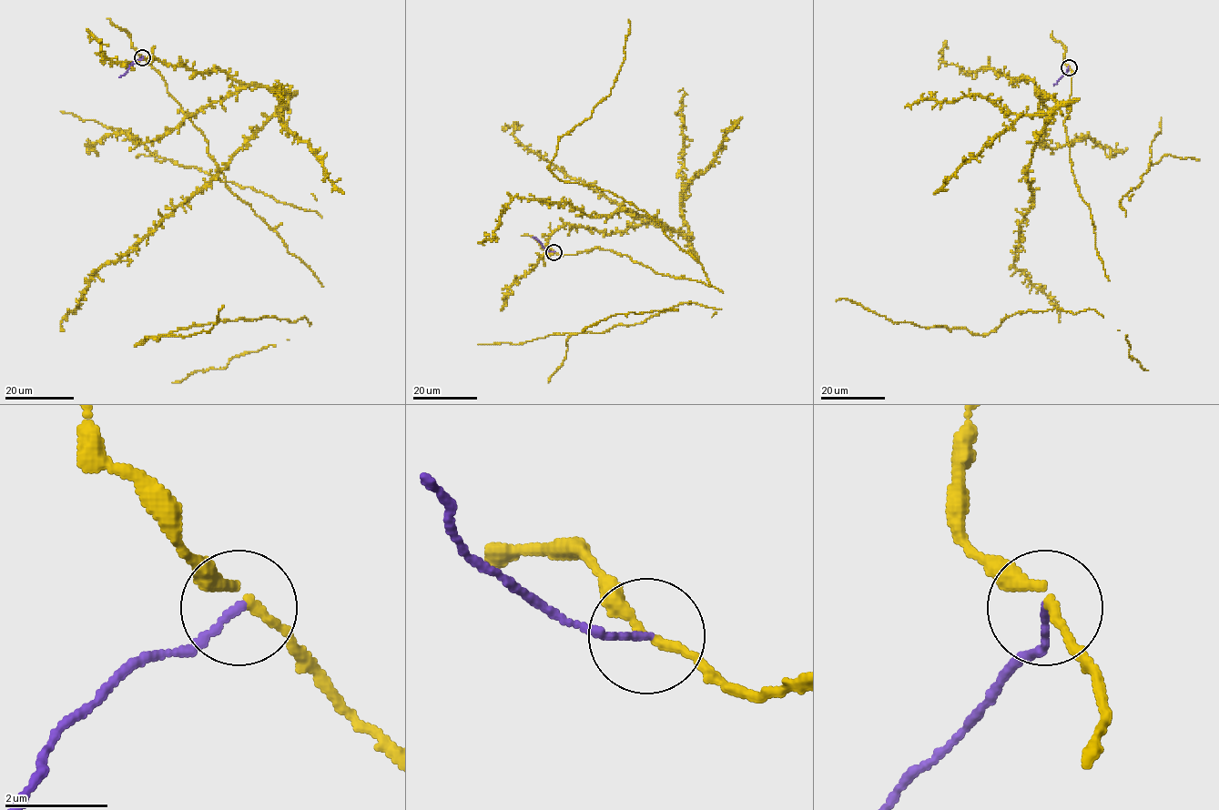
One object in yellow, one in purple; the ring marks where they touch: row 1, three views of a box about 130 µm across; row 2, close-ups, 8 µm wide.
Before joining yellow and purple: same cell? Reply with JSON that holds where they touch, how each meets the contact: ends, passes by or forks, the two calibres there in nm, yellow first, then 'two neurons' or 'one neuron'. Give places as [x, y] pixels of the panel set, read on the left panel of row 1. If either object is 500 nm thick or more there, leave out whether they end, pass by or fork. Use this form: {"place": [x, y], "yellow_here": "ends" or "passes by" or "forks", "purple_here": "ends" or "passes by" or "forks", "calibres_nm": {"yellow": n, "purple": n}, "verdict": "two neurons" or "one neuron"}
{"place": [142, 57], "yellow_here": "passes by", "purple_here": "ends", "calibres_nm": {"yellow": 140, "purple": 130}, "verdict": "two neurons"}

